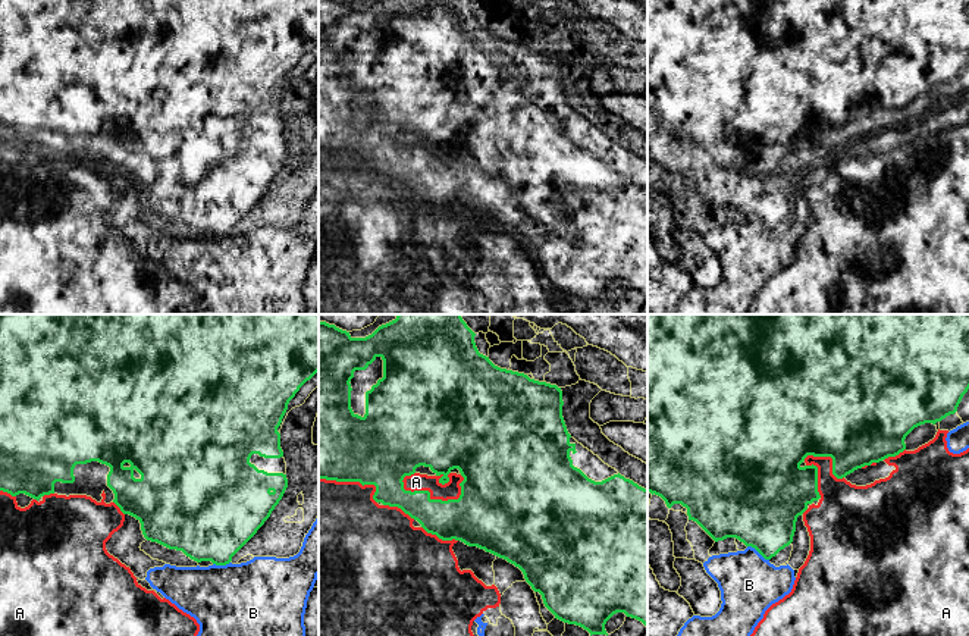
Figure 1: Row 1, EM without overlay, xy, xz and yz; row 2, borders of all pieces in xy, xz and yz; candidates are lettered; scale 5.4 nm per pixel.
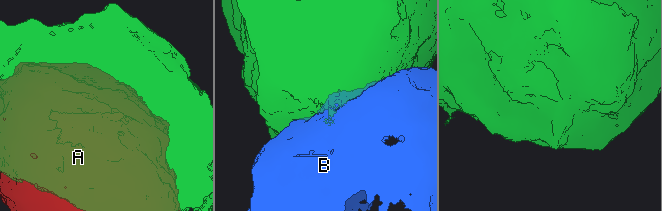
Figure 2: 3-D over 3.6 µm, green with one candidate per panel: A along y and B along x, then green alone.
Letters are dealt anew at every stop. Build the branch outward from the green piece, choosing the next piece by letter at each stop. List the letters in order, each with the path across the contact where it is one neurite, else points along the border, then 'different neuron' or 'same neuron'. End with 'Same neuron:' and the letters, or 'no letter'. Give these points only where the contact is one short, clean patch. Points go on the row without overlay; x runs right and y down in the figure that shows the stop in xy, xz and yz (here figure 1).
A: different neuron
B: different neuron
Same neuron: no letter

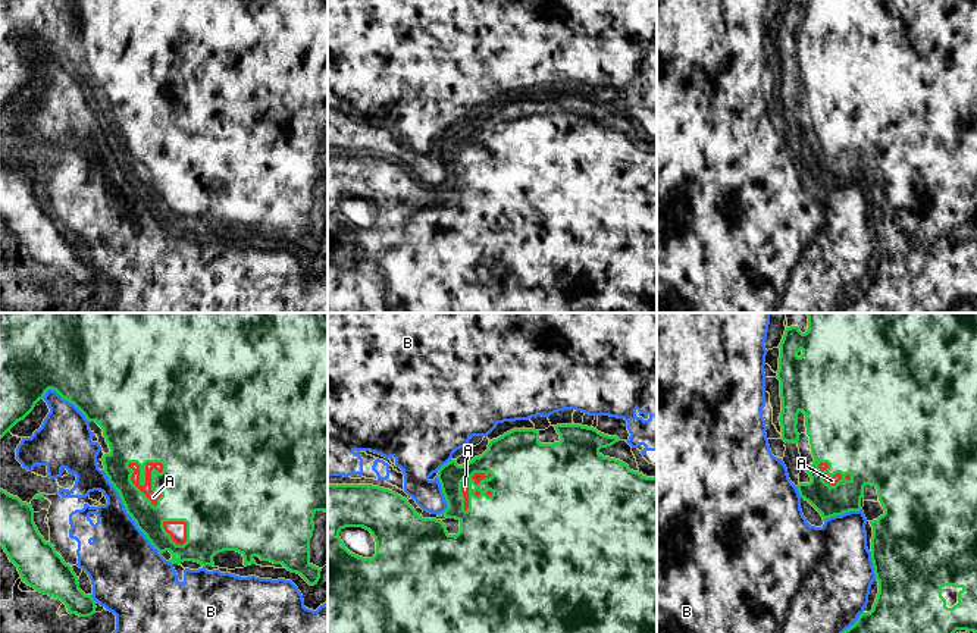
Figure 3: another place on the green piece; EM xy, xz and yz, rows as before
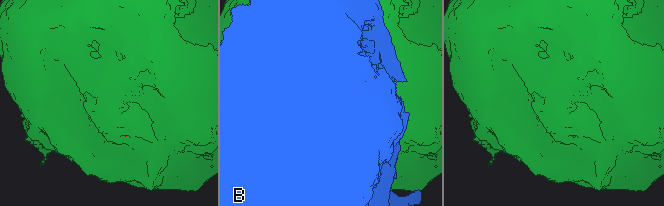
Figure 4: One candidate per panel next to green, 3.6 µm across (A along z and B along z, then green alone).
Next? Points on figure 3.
A: same neuron
B: different neuron
Same neuron: A

